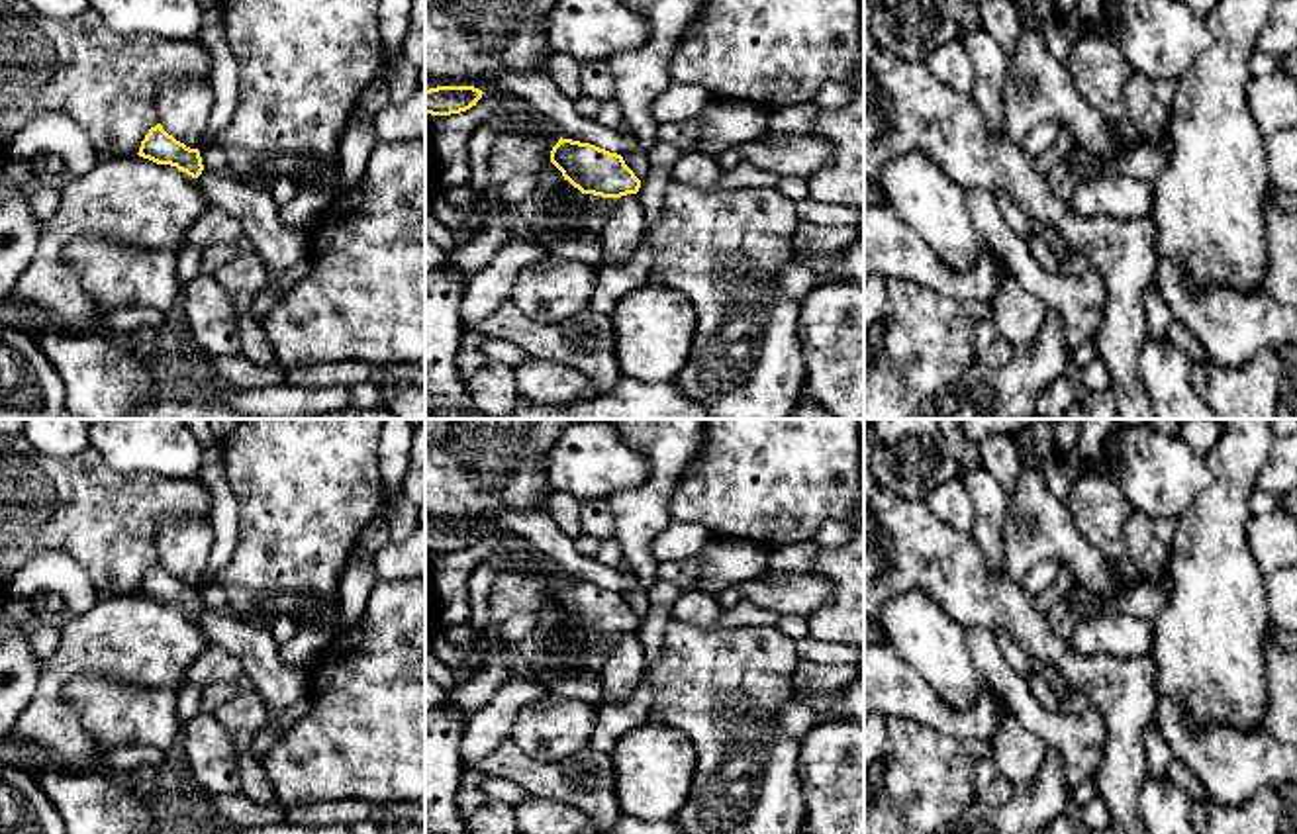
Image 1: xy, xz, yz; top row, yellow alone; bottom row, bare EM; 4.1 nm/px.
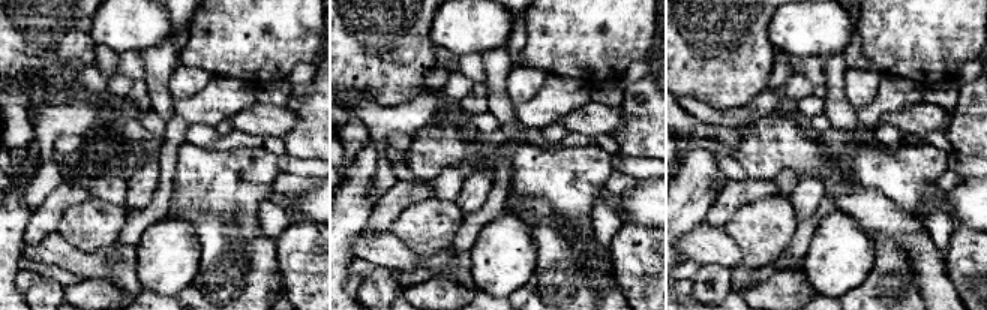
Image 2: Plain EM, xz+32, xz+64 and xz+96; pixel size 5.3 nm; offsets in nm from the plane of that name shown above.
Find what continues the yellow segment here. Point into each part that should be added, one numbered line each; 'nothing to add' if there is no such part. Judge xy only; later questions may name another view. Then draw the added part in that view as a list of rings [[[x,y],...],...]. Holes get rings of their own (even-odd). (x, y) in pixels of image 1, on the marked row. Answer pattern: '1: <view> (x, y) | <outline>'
1: xy (281, 247) | [[[208,168],[196,180],[214,206],[239,219],[255,255],[266,264],[266,288],[276,288],[276,282],[308,256],[310,229],[296,229],[280,219],[278,206],[264,182],[247,182]]]

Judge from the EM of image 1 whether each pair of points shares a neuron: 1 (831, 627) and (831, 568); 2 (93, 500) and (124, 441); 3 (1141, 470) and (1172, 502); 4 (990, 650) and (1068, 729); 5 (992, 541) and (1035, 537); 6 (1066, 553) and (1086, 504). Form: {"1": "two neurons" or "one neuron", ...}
{"1": "one neuron", "2": "two neurons", "3": "one neuron", "4": "one neuron", "5": "two neurons", "6": "two neurons"}

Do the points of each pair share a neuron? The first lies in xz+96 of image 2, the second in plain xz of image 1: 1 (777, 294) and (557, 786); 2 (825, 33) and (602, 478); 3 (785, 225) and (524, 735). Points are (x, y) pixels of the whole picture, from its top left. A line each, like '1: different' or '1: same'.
1: different
2: same
3: same

